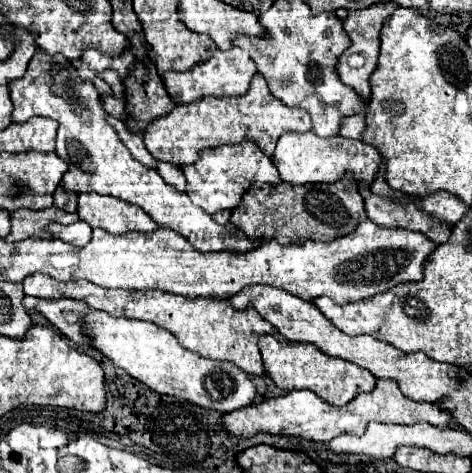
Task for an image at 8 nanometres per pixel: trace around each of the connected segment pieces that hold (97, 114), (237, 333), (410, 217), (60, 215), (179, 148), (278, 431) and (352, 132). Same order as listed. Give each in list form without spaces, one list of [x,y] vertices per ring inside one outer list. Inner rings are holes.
[[[37,52],[29,62],[29,70],[23,78],[17,78],[9,84],[11,100],[13,100],[13,122],[25,122],[33,116],[45,116],[59,122],[57,132],[57,156],[69,164],[61,186],[69,192],[97,192],[107,194],[129,204],[143,208],[159,226],[171,228],[185,236],[197,250],[229,250],[229,252],[247,252],[259,242],[251,244],[251,240],[233,224],[217,224],[207,212],[195,206],[187,194],[177,192],[173,186],[165,184],[163,178],[155,172],[139,164],[125,144],[117,140],[117,132],[105,120],[105,110],[99,102],[99,92],[93,82],[81,80],[77,76],[75,66],[69,64],[63,56],[59,58],[59,68],[53,68],[55,58]]]
[[[33,274],[23,280],[25,294],[33,298],[71,298],[81,300],[93,310],[105,310],[111,316],[125,316],[135,320],[147,320],[153,322],[177,336],[177,340],[201,356],[215,358],[215,360],[227,360],[245,370],[251,376],[263,376],[263,360],[257,348],[257,340],[261,334],[271,334],[279,342],[289,344],[285,336],[277,332],[275,326],[271,326],[265,318],[259,316],[259,312],[253,306],[247,306],[245,310],[235,310],[229,300],[217,300],[217,298],[181,298],[177,294],[161,292],[161,290],[109,290],[95,284],[89,284],[87,280],[75,280],[61,284],[45,274]]]
[[[371,194],[371,198],[365,200],[365,210],[367,210],[369,220],[373,220],[377,226],[383,226],[383,228],[393,226],[393,228],[421,232],[437,244],[447,242],[449,234],[451,234],[451,230],[447,226],[443,226],[429,214],[421,212],[415,206],[415,198],[407,198],[405,204],[399,204],[399,202],[381,198],[377,194]]]
[[[55,206],[47,210],[37,210],[37,212],[35,210],[15,210],[11,212],[11,232],[4,240],[18,242],[33,237],[51,240],[53,236],[47,232],[47,226],[51,222],[73,224],[77,220],[79,220],[77,214],[69,214]]]
[[[255,76],[251,80],[251,88],[245,96],[221,96],[185,106],[175,106],[167,116],[157,118],[145,132],[145,146],[153,158],[161,162],[169,162],[173,166],[187,166],[199,160],[203,150],[219,148],[225,144],[239,144],[245,140],[253,140],[265,156],[273,156],[273,148],[281,134],[285,132],[309,132],[311,118],[307,112],[299,108],[289,108],[277,100],[263,76]]]
[[[377,380],[377,386],[373,392],[367,392],[367,394],[359,394],[353,402],[345,404],[345,406],[331,406],[327,402],[323,402],[317,394],[313,394],[311,390],[293,390],[285,396],[279,396],[279,398],[269,398],[261,404],[251,404],[251,406],[245,406],[241,410],[233,410],[233,412],[227,412],[223,414],[221,418],[221,426],[237,436],[237,438],[251,438],[259,432],[267,432],[267,434],[275,434],[275,436],[297,436],[297,438],[305,438],[305,440],[317,440],[317,442],[329,442],[333,438],[337,438],[339,434],[363,434],[367,424],[375,420],[375,422],[389,422],[389,424],[417,424],[417,422],[427,422],[427,424],[433,424],[433,426],[449,426],[449,412],[445,412],[439,402],[437,404],[431,404],[431,402],[415,402],[415,400],[409,400],[393,380]]]
[[[357,114],[357,116],[349,116],[343,124],[341,124],[341,136],[345,138],[359,138],[361,132],[365,130],[365,114]]]

